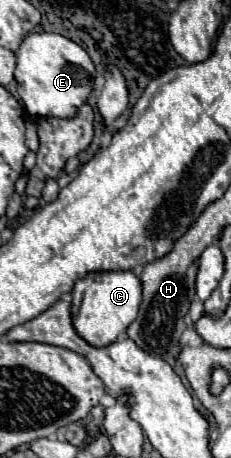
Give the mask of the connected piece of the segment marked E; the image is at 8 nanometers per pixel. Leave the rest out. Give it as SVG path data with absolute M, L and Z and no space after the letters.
M34 32L26 36L20 44L16 62L16 82L18 94L26 106L26 112L32 118L38 116L56 116L70 118L76 114L78 106L82 106L92 92L92 76L94 64L86 50L72 42L66 36L50 34L50 32Z

